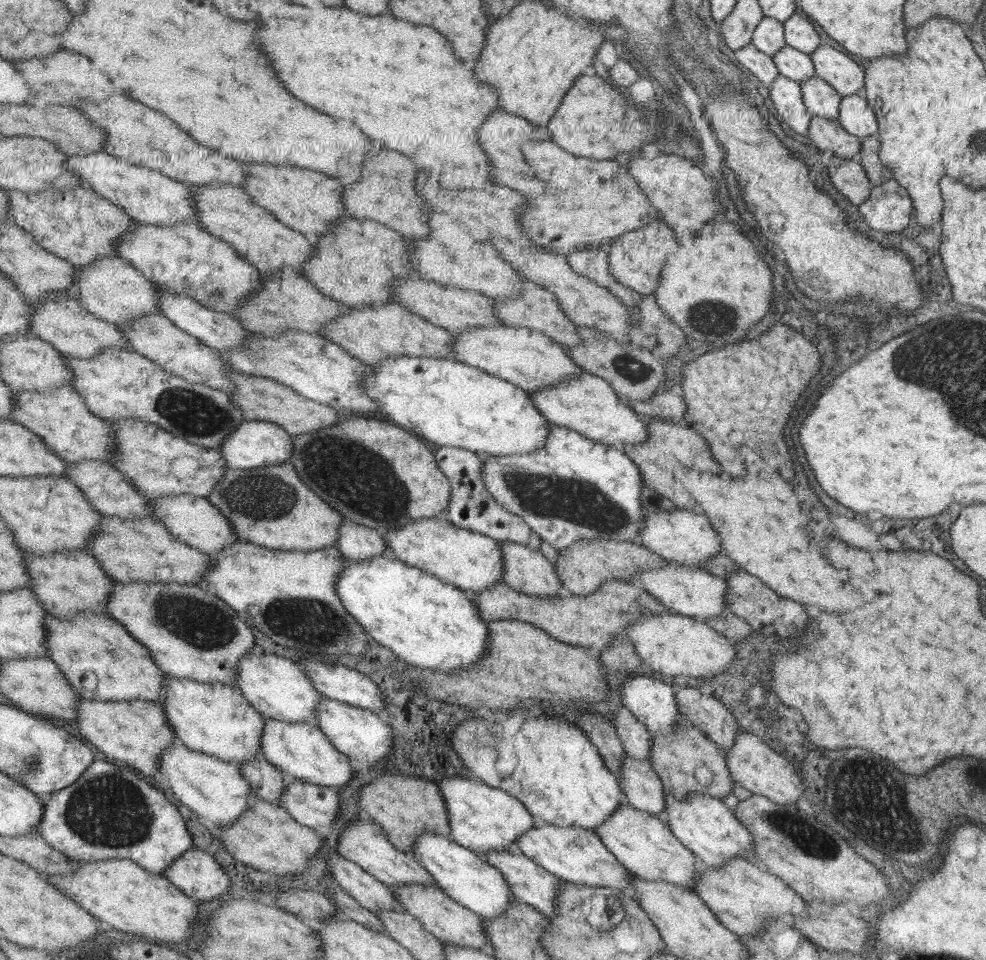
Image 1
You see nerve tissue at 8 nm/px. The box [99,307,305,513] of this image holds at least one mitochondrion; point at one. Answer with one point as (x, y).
(195, 415)

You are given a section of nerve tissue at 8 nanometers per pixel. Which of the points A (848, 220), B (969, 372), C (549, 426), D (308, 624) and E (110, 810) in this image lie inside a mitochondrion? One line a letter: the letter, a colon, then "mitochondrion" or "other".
A: other
B: mitochondrion
C: other
D: mitochondrion
E: mitochondrion

